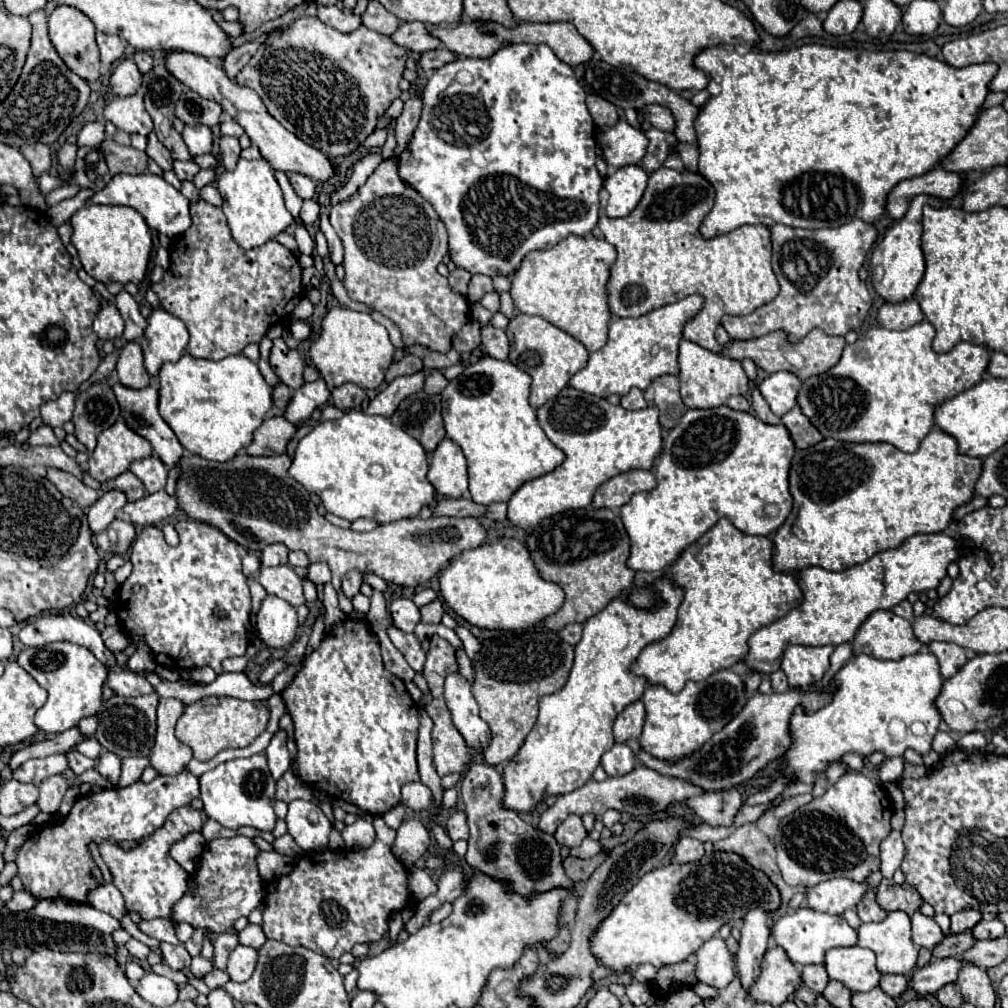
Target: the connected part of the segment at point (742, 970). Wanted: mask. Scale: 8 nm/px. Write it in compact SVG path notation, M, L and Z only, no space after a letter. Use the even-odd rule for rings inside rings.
M754 908L746 912L744 924L742 924L740 948L736 952L736 962L738 962L736 970L746 990L750 988L750 982L758 978L758 970L760 970L762 954L766 952L768 938L770 938L768 914L762 908Z

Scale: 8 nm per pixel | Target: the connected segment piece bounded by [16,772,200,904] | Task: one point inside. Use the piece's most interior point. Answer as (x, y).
(55, 862)

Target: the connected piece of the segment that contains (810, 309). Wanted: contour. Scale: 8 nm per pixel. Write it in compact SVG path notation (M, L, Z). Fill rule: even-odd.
M852 220L844 226L822 228L822 230L802 230L802 228L782 226L782 224L772 226L770 228L772 270L778 278L780 292L772 302L764 304L762 308L756 308L746 316L724 316L722 326L726 328L732 340L750 340L750 338L760 338L774 330L784 330L788 332L790 342L802 340L812 328L820 328L830 336L844 336L850 330L860 330L870 310L870 294L866 284L858 278L858 270L870 246L876 242L876 236L878 236L876 228L862 220Z

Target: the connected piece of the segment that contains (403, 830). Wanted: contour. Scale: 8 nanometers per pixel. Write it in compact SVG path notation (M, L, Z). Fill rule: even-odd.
M404 820L396 830L392 844L392 854L406 866L414 866L426 852L430 844L428 830L418 820Z

